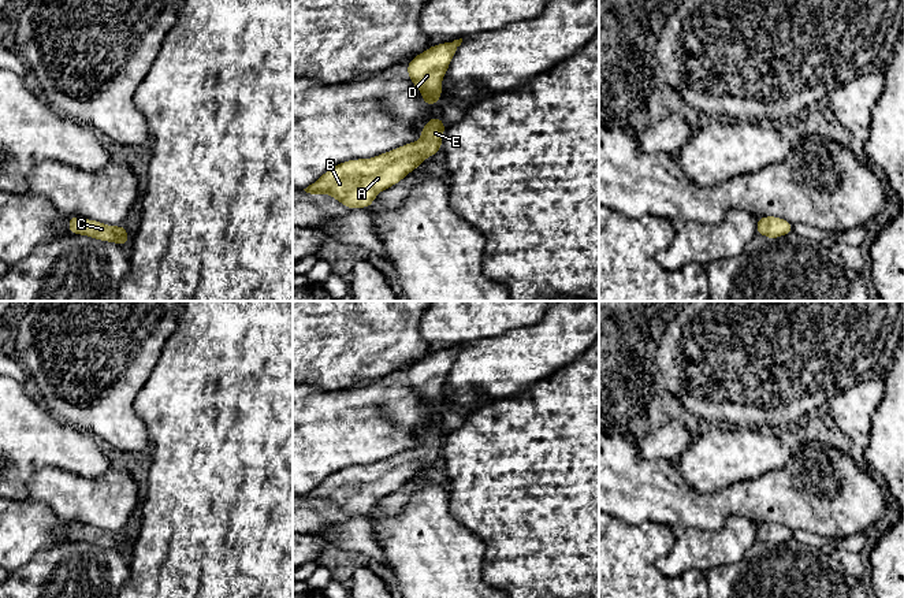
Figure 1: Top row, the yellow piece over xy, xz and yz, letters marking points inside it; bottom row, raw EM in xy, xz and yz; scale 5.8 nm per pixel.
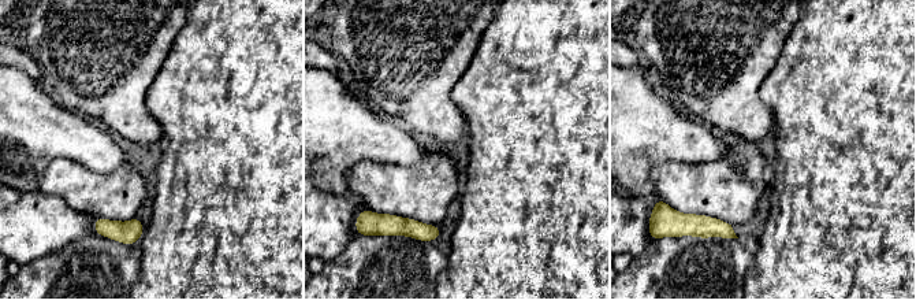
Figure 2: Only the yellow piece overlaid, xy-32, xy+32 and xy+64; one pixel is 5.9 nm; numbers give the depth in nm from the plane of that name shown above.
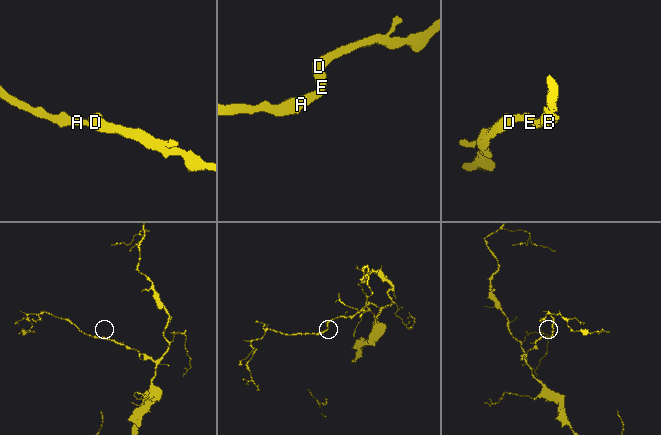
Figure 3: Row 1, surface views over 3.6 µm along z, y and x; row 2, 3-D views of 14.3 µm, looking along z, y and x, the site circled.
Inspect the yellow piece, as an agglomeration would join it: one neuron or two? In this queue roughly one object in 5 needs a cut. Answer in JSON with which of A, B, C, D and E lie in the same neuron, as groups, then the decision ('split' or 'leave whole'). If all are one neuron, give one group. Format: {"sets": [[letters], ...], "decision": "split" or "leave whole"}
{"sets": [["A", "B", "C", "D", "E"]], "decision": "leave whole"}

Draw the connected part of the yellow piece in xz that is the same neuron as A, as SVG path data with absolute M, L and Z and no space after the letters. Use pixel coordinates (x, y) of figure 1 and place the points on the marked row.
M432 116L416 142L376 155L372 159L346 160L327 170L316 182L304 189L310 194L327 193L349 209L369 208L376 196L398 182L427 157L442 148L446 125Z

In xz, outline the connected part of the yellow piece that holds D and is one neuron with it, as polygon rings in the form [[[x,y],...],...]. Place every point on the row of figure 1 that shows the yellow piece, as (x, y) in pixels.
[[[462,38],[436,44],[414,56],[408,64],[408,77],[420,90],[423,101],[434,105],[442,99],[442,79]]]

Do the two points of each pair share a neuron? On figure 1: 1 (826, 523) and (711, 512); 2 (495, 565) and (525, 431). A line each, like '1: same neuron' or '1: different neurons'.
1: same neuron
2: same neuron

